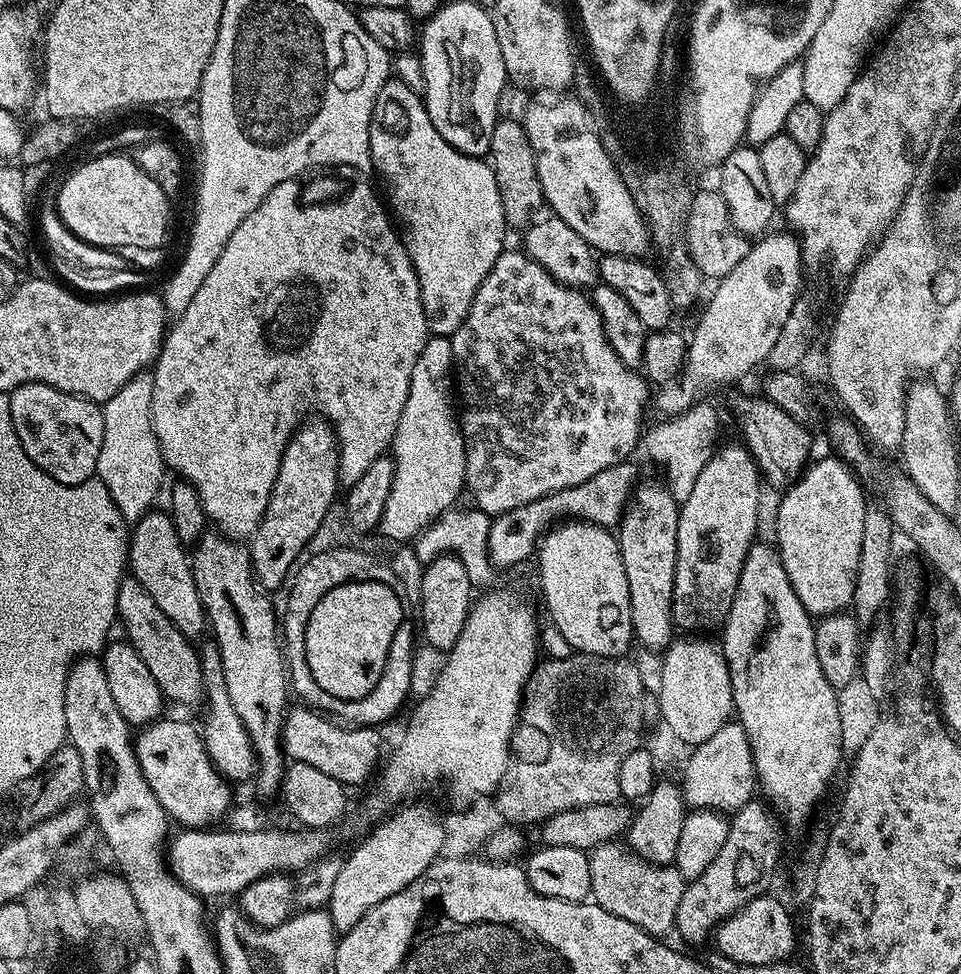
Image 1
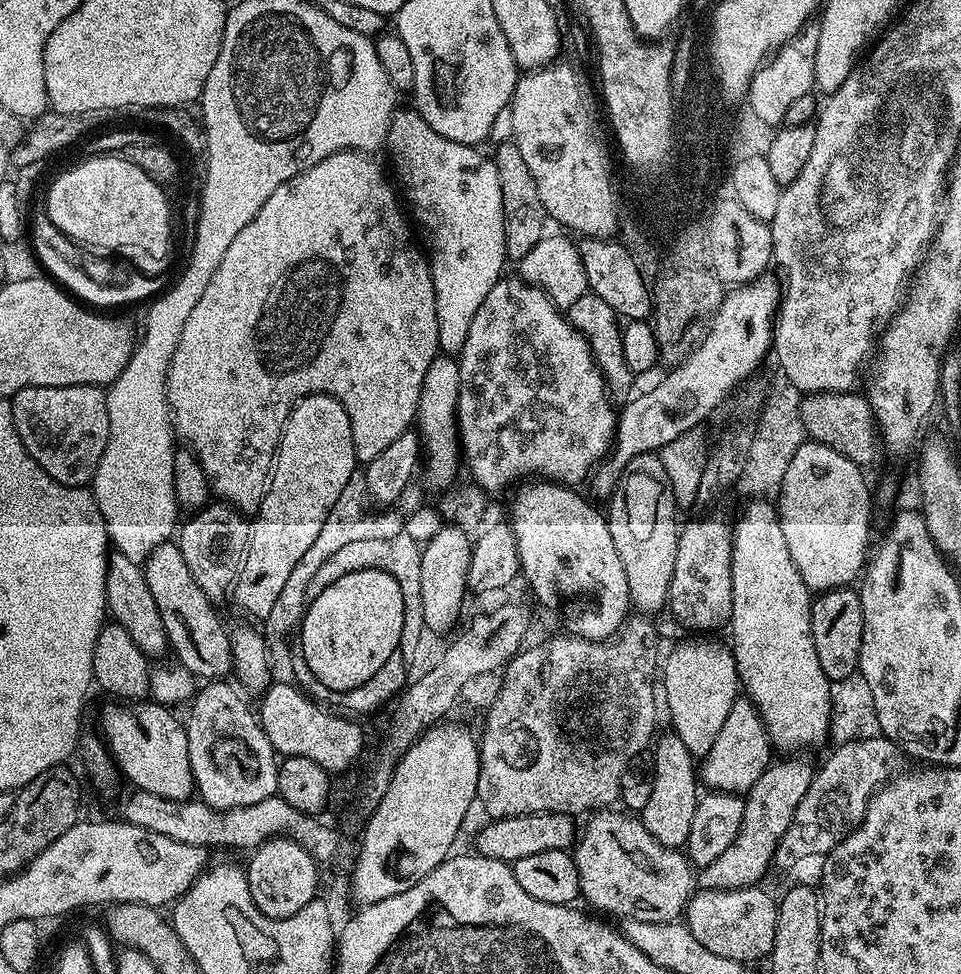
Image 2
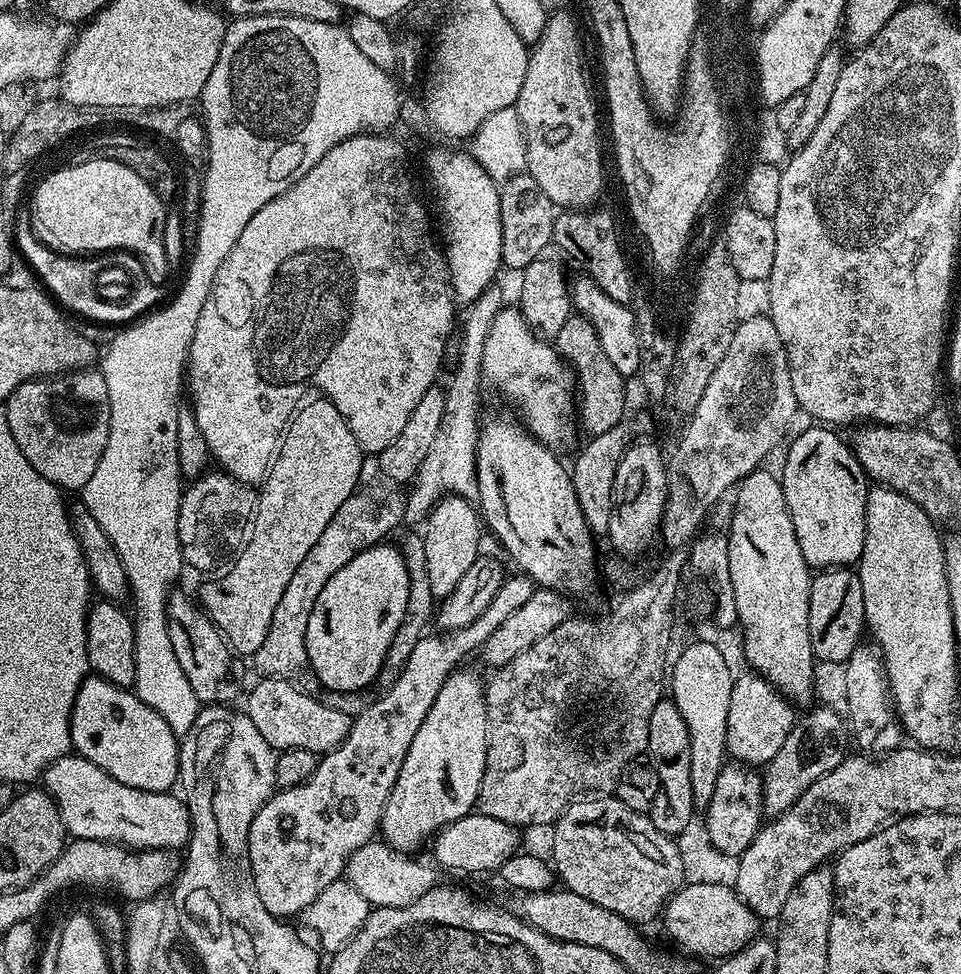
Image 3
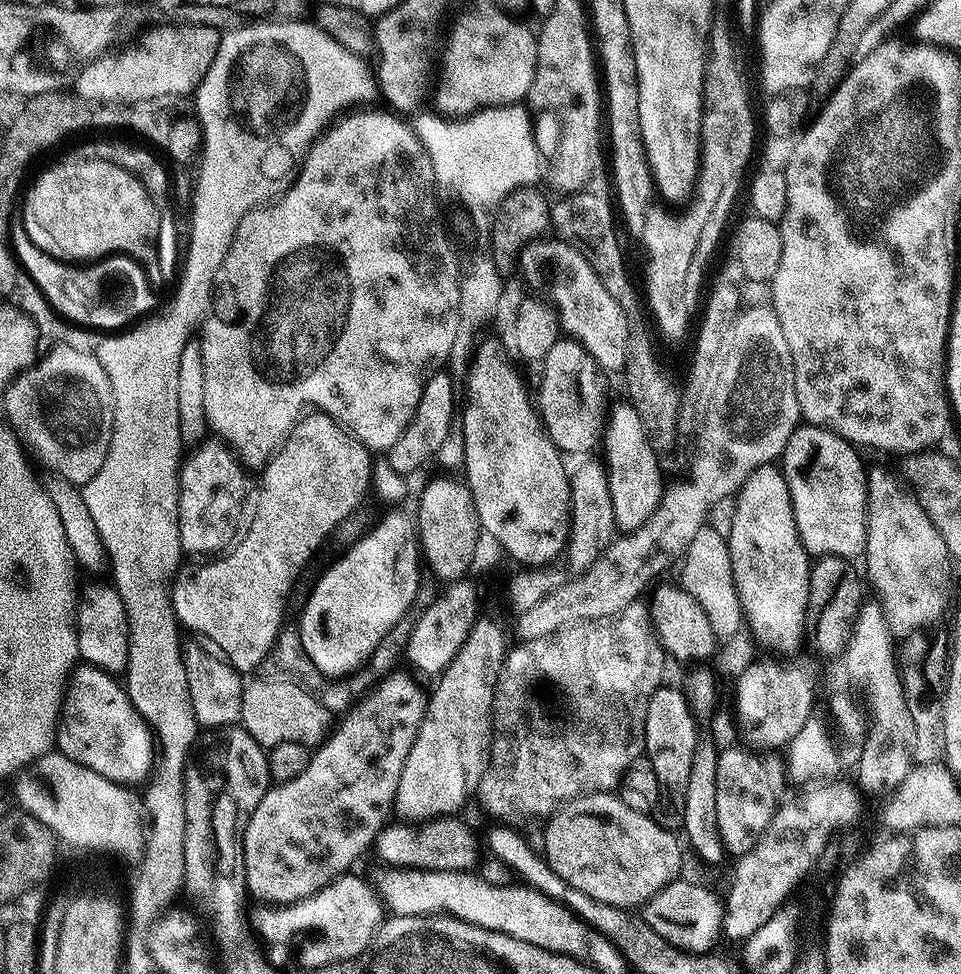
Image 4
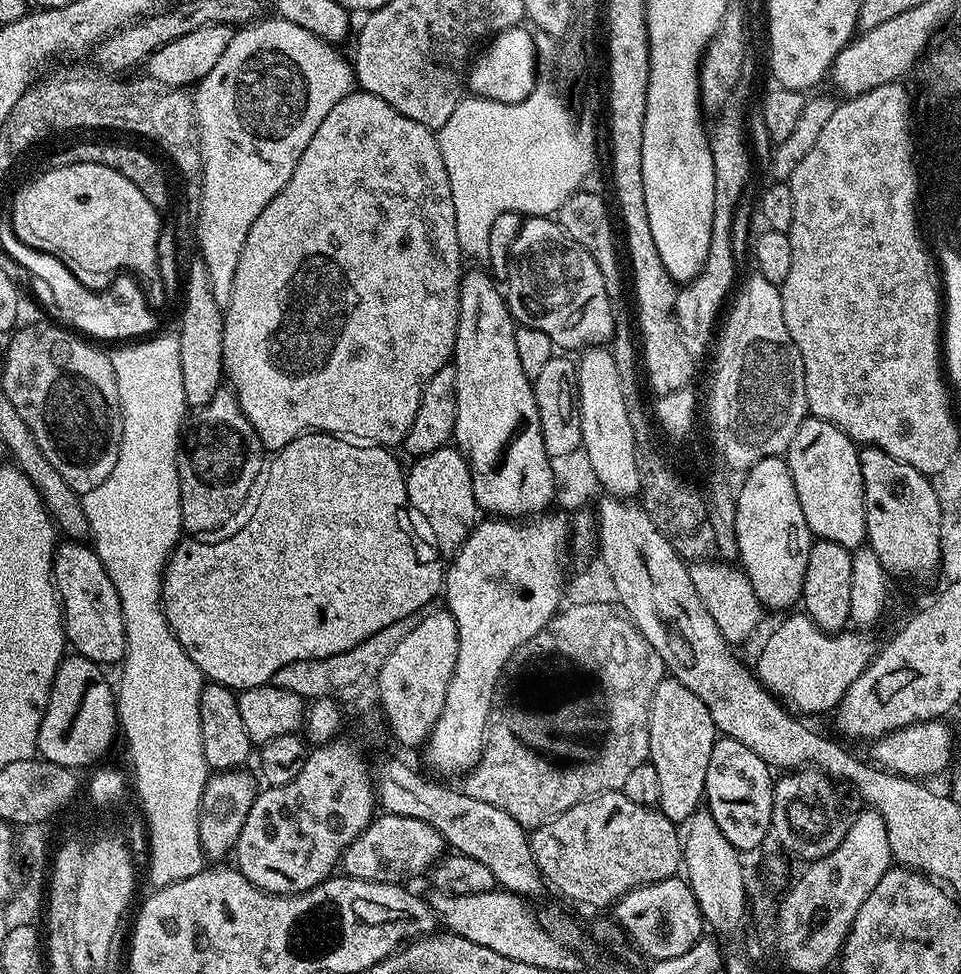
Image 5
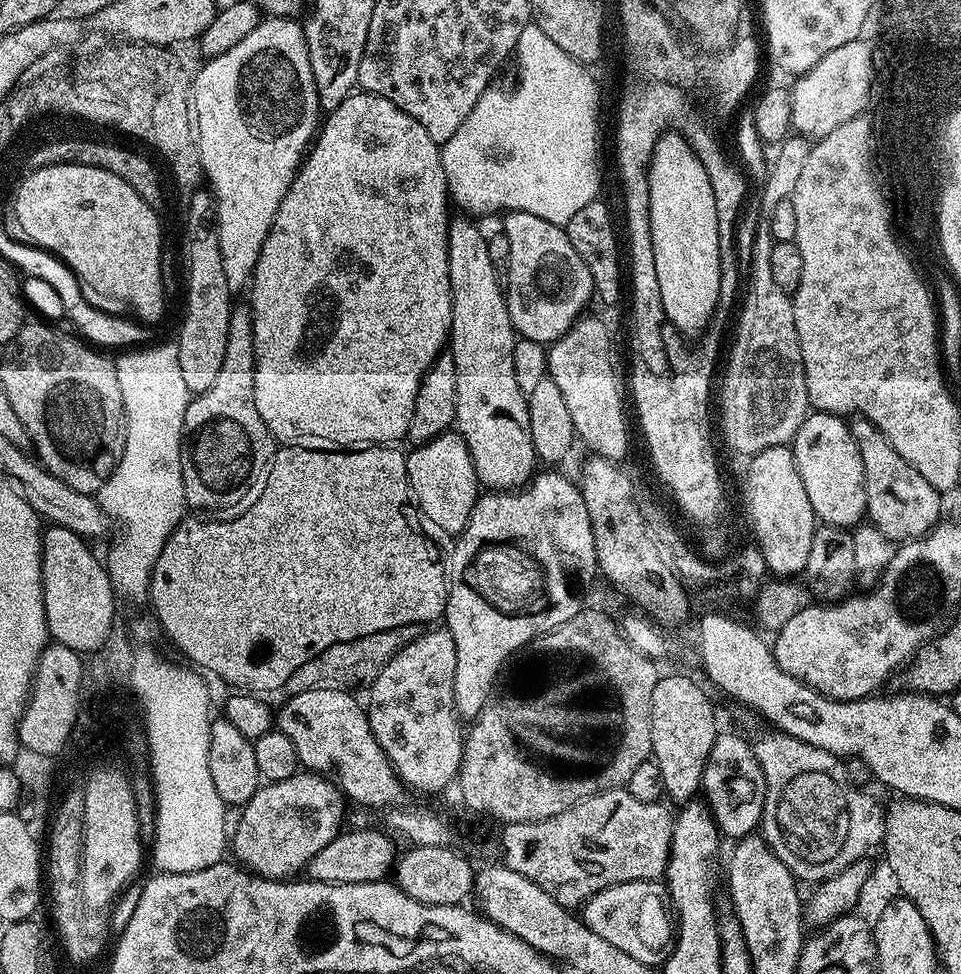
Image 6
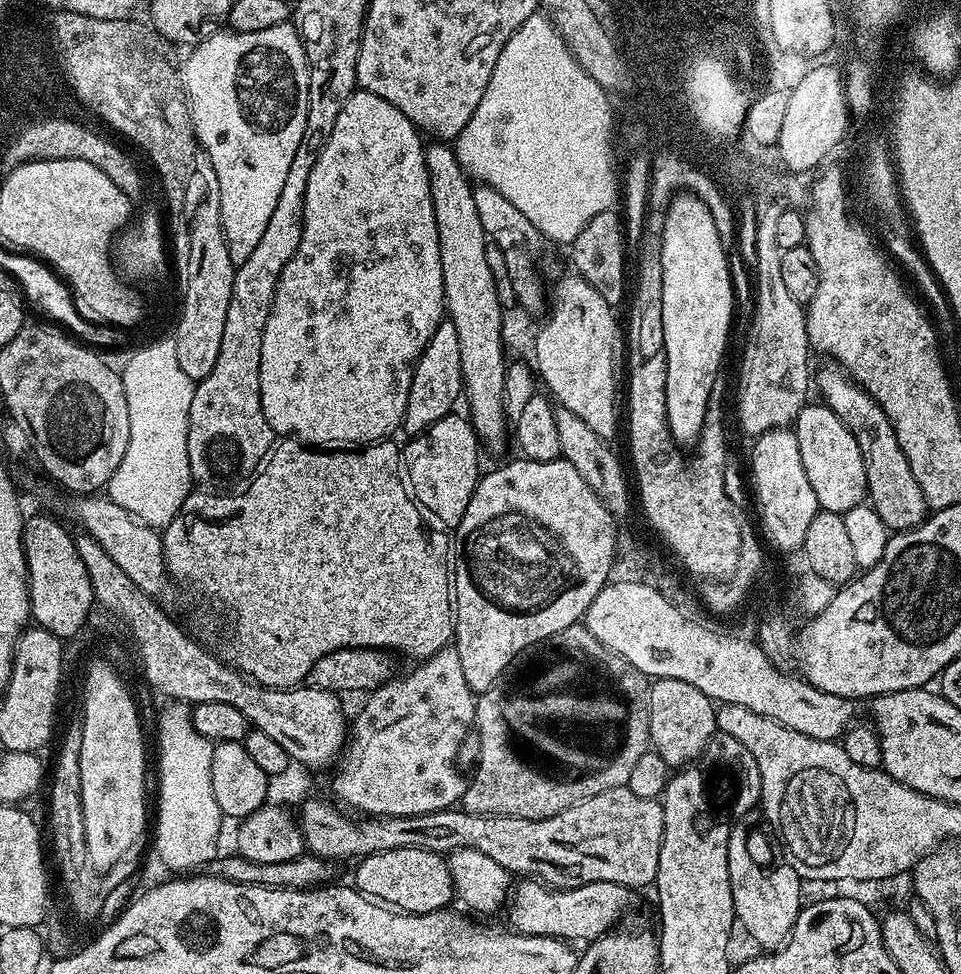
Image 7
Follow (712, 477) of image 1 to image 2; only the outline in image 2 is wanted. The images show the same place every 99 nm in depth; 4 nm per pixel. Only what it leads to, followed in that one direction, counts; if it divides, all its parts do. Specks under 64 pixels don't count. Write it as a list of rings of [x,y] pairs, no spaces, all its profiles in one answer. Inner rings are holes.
[[[702,518],[679,531],[674,576],[668,588],[668,610],[688,630],[716,630],[731,621],[733,612],[732,528],[716,518]]]

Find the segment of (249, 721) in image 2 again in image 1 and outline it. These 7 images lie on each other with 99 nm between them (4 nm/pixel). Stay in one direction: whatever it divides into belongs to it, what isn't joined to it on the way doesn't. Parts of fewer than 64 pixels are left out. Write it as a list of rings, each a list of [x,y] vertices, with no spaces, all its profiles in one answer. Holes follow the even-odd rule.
[[[215,650],[203,653],[202,667],[204,670],[204,700],[208,704],[208,713],[204,716],[202,723],[202,735],[204,745],[212,764],[220,771],[220,775],[229,782],[235,780],[253,779],[256,770],[256,751],[248,737],[246,726],[242,726],[242,718],[234,711],[230,702],[230,690],[226,690],[226,678],[222,670],[220,654]]]

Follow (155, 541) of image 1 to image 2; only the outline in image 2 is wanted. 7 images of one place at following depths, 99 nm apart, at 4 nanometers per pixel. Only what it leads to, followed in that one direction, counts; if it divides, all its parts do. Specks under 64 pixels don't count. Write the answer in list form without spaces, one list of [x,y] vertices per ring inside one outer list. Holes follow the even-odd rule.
[[[169,542],[158,546],[148,555],[143,565],[146,586],[150,586],[150,594],[154,594],[154,602],[158,605],[158,614],[162,614],[162,626],[166,626],[168,647],[174,653],[175,659],[187,672],[204,682],[211,682],[227,677],[233,671],[232,642],[229,629],[224,629],[220,616],[216,613],[217,605],[194,582],[194,574],[190,574],[190,566],[186,566],[186,558],[182,558],[179,543]]]

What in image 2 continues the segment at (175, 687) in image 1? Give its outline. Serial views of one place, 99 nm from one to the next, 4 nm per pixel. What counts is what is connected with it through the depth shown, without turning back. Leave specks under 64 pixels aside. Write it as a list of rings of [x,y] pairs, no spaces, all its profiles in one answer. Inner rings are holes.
[[[113,551],[106,566],[106,602],[108,616],[134,638],[134,646],[142,650],[149,658],[160,656],[169,651],[166,626],[162,626],[162,614],[158,614],[158,605],[154,602],[154,594],[150,594],[150,586],[146,586],[146,578],[141,565],[130,562],[126,554]]]

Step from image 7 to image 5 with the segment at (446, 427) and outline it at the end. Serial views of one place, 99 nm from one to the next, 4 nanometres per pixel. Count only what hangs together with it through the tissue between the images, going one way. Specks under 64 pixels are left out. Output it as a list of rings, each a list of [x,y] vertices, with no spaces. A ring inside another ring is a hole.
[[[445,446],[413,459],[411,463],[412,469],[409,467],[406,472],[408,503],[413,513],[426,525],[441,553],[455,553],[478,523],[478,509],[468,462],[459,447]]]

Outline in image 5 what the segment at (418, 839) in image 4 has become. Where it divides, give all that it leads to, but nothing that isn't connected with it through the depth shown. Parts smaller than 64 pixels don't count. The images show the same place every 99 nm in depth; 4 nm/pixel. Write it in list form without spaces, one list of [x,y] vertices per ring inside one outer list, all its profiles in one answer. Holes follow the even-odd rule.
[[[380,814],[358,834],[340,859],[343,875],[362,882],[403,885],[407,876],[420,876],[429,871],[445,855],[442,834],[418,818]]]

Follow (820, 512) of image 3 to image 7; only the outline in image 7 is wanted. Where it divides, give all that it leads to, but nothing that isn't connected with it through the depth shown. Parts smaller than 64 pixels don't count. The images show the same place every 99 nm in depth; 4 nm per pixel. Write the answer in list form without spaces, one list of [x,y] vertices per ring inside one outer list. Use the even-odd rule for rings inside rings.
[[[823,402],[815,403],[805,403],[804,409],[794,421],[798,446],[802,450],[802,466],[806,466],[806,478],[810,478],[810,486],[814,486],[814,494],[821,509],[843,514],[854,510],[854,506],[865,503],[868,495],[862,450],[838,414],[834,414],[834,410],[830,410]]]

